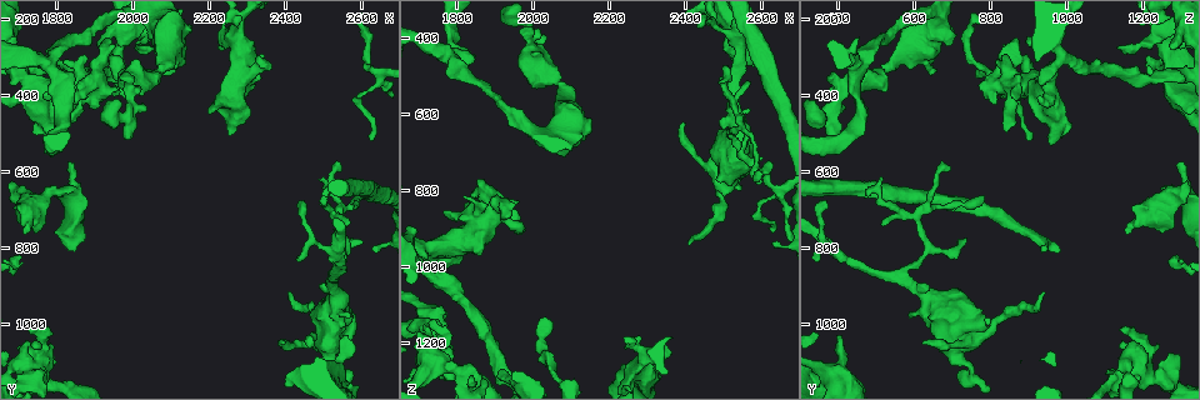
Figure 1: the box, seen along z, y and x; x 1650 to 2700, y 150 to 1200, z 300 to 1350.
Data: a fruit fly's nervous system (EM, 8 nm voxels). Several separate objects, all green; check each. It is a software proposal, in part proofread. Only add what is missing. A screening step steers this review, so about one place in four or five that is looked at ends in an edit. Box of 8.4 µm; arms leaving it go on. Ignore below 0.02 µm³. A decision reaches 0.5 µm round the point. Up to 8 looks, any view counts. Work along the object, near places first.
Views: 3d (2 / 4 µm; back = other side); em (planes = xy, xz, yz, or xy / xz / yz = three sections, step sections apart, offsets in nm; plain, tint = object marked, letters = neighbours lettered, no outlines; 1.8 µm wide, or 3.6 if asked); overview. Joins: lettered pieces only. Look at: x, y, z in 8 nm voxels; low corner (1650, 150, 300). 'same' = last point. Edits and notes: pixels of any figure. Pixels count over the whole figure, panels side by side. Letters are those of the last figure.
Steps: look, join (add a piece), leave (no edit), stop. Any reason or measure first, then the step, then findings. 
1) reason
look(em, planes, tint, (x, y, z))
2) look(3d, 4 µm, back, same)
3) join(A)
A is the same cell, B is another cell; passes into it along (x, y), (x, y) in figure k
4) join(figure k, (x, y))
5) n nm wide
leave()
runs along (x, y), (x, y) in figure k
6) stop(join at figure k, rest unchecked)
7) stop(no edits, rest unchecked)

branch stops here
look(3d, 2 µm, (2550, 1030, 405))

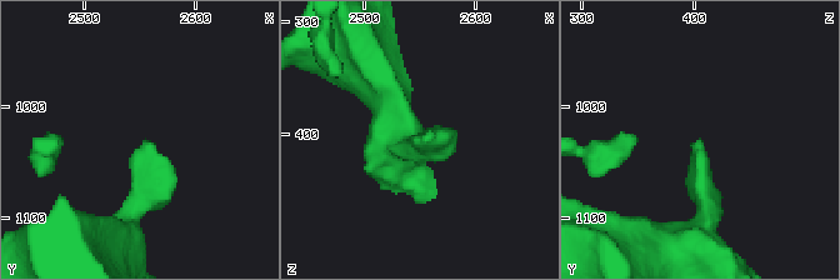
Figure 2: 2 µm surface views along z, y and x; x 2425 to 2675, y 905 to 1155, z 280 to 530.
look(em, planes, letters, (2554, 1036, 400))

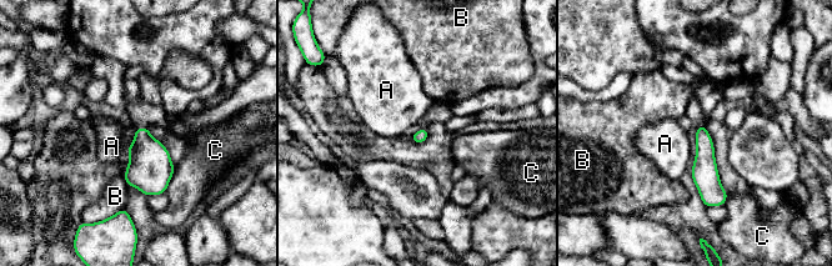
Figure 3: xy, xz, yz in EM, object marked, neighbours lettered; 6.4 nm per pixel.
leave()
A, B and C are other cells; runs along (701, 129), (705, 176), (721, 202) in figure 3; none of them fits

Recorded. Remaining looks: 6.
an open end
look(em, xz, step 4, letters, (2595, 780, 710))

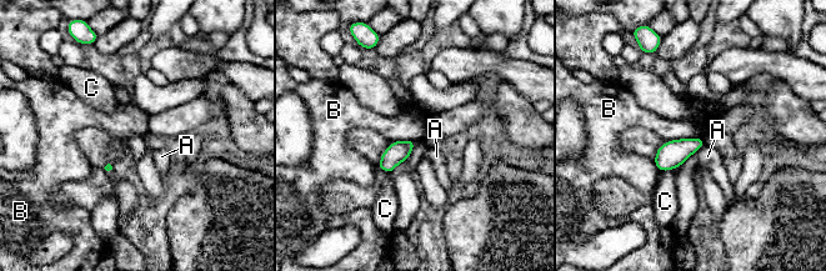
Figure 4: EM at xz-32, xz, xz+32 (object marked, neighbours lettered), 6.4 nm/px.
look(em, xy, step 4, letters, same)

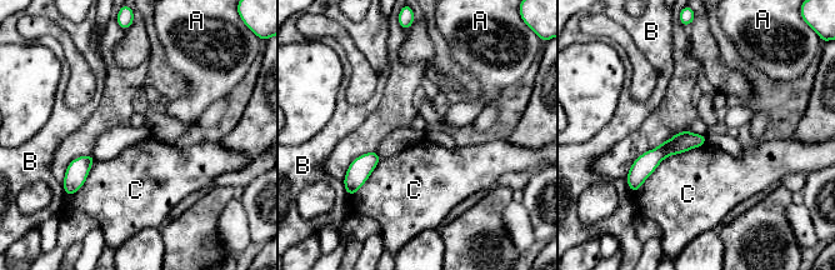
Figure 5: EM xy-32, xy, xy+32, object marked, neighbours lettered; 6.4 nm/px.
130 nm wide
leave()
A, B and C are other cells; border along (375, 151), (380, 159) in figure 5; none of them fits

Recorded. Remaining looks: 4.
an open end
look(em, planes, tint, (2330, 295, 1215))

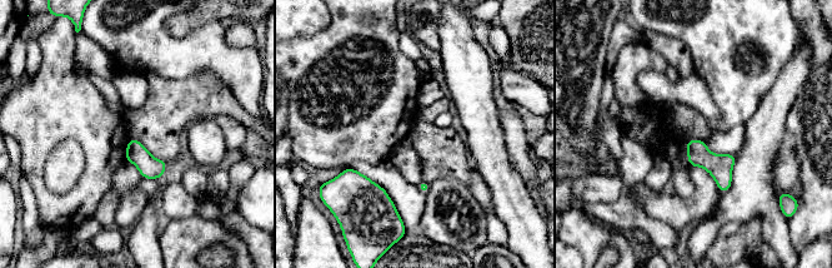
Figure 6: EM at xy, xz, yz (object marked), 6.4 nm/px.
what lies round it
look(em, planes, letters, same)

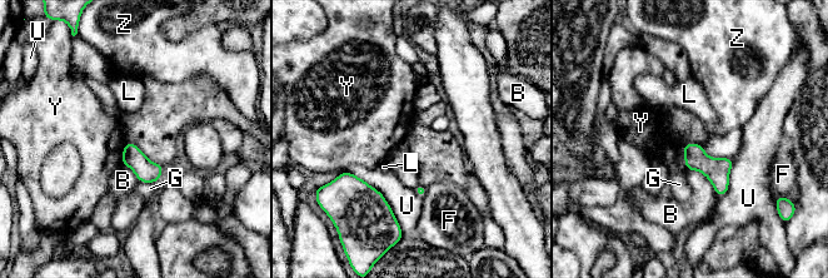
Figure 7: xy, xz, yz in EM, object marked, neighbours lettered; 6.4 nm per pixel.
U touches over 500 nm
leave()
B, F, G, L, U, Y and Z are other cells; border along (125, 143), (120, 162) in figure 7; none of them fits

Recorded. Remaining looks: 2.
stop(no edits, rest unchecked)

